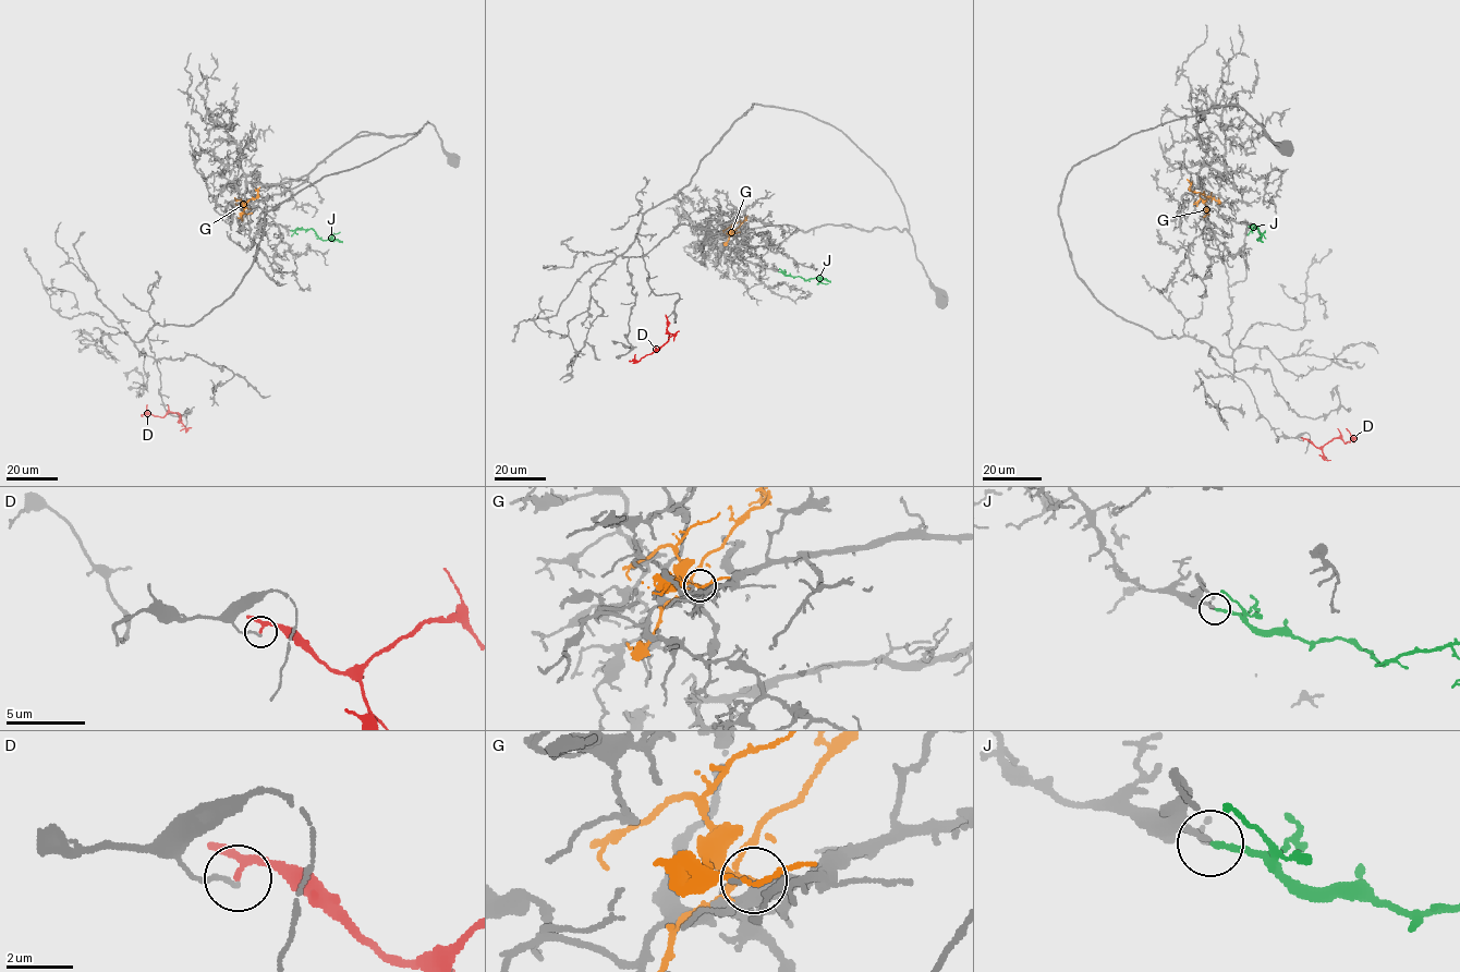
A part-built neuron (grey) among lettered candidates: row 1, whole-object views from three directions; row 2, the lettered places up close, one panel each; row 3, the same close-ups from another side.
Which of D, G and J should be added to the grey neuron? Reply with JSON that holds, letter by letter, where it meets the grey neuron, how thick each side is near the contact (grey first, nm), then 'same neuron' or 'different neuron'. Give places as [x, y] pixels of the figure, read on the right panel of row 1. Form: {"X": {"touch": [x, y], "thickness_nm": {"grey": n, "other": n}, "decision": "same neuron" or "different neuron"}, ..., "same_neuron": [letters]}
{"D": {"touch": [1303, 440], "thickness_nm": {"grey": 110, "other": 200}, "decision": "different neuron"}, "G": {"touch": [1207, 196], "thickness_nm": {"grey": 360, "other": 120}, "decision": "different neuron"}, "J": {"touch": [1251, 228], "thickness_nm": {"grey": 170, "other": 140}, "decision": "same neuron"}, "same_neuron": ["J"]}

